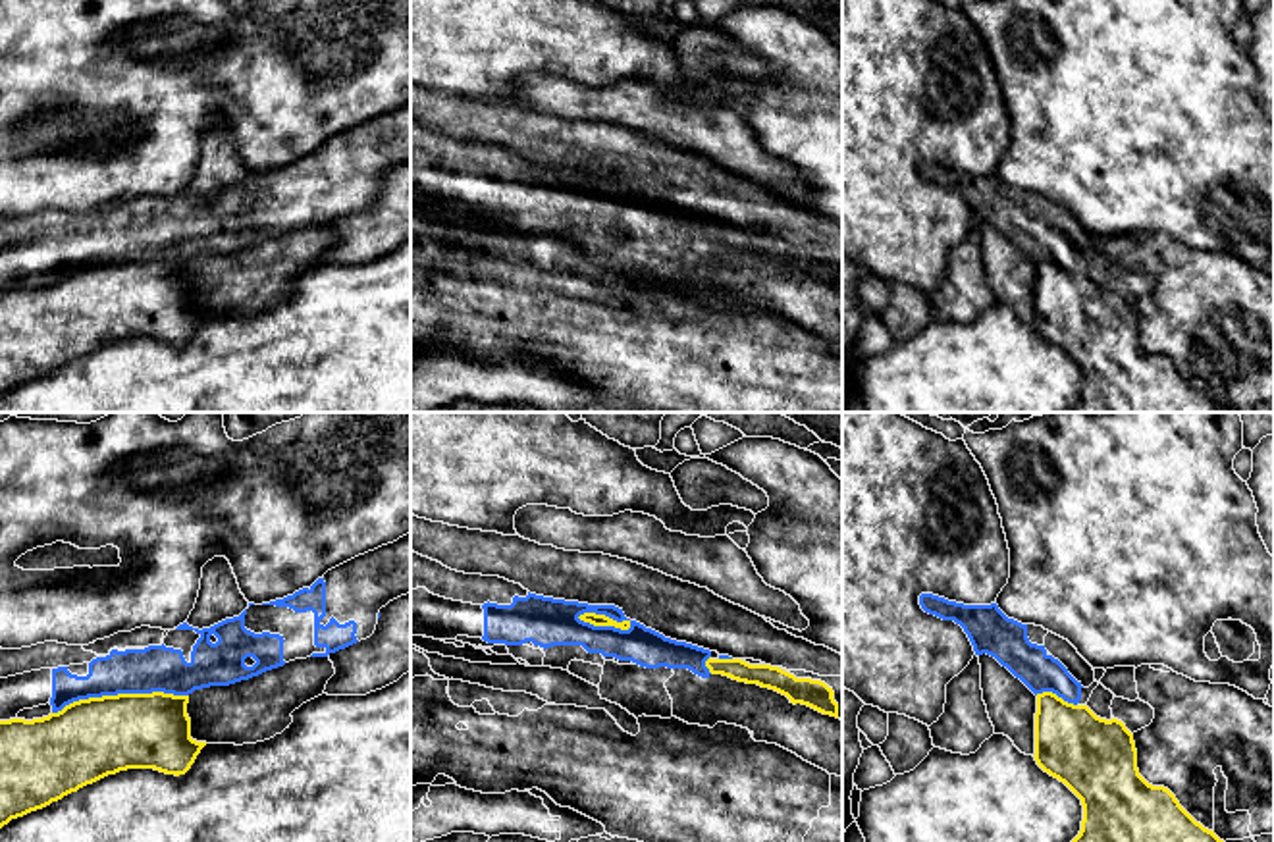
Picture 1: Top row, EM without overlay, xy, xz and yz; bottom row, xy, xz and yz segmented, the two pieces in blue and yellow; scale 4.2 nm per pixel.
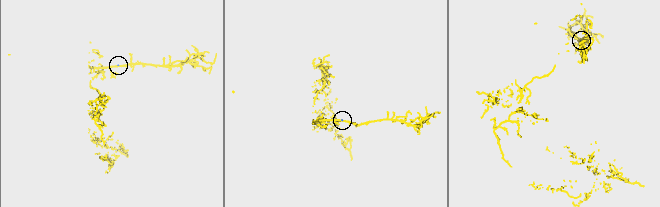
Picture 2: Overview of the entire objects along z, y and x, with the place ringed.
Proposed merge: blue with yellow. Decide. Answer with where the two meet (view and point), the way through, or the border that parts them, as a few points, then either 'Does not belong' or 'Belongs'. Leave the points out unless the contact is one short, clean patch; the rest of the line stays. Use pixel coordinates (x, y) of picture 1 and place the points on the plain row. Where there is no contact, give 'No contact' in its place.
Touches blue at xy (120, 261). Does not belong

